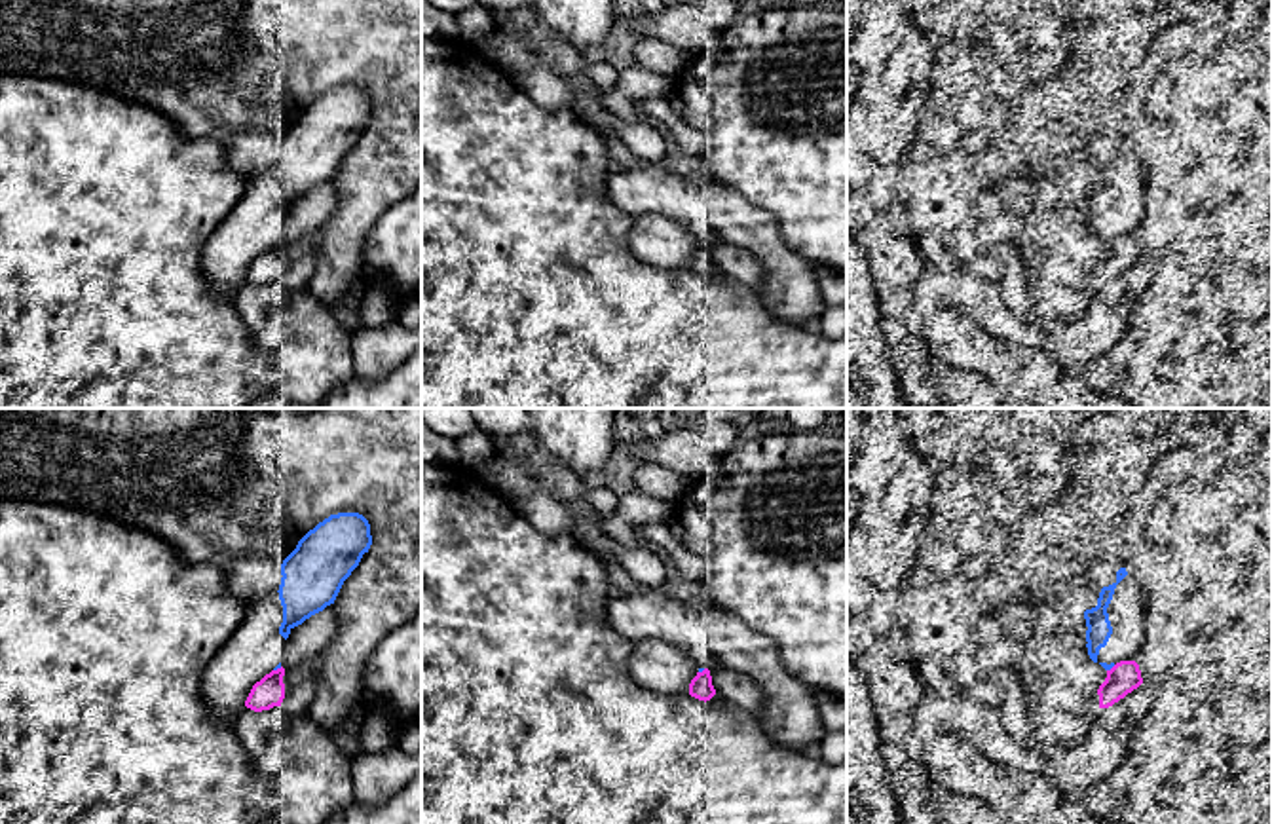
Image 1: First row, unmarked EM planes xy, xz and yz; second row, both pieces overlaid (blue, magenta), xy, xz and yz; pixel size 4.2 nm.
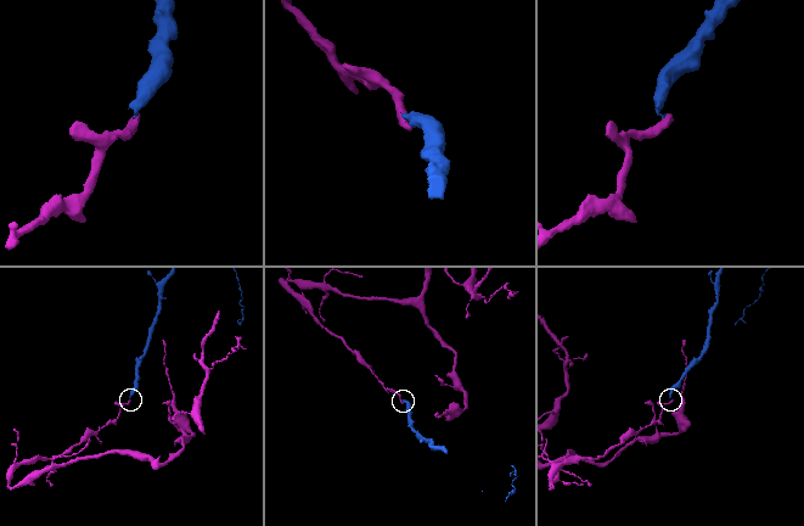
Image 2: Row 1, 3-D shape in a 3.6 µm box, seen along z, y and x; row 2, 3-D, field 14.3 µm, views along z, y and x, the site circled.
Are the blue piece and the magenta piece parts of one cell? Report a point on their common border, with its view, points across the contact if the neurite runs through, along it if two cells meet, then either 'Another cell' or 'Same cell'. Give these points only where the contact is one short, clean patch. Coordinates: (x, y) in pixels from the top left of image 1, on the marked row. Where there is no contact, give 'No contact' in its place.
Touches blue at xy (278, 667). Another cell

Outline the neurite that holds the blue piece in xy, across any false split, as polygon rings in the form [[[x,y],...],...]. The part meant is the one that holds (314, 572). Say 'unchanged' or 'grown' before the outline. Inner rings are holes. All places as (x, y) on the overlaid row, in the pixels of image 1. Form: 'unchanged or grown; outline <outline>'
grown; outline [[[359,513],[330,515],[281,564],[281,585],[251,604],[243,623],[201,678],[201,697],[218,723],[234,725],[256,682],[281,668],[290,630],[334,604],[372,545]]]

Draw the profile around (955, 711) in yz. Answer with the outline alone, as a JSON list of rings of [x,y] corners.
[[[966,684],[925,687],[906,712],[906,727],[917,744],[955,737],[1010,777],[1042,767],[1040,750],[1010,735],[1004,718]]]

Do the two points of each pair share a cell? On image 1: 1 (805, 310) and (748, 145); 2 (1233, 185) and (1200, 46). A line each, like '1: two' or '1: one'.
1: two
2: one

